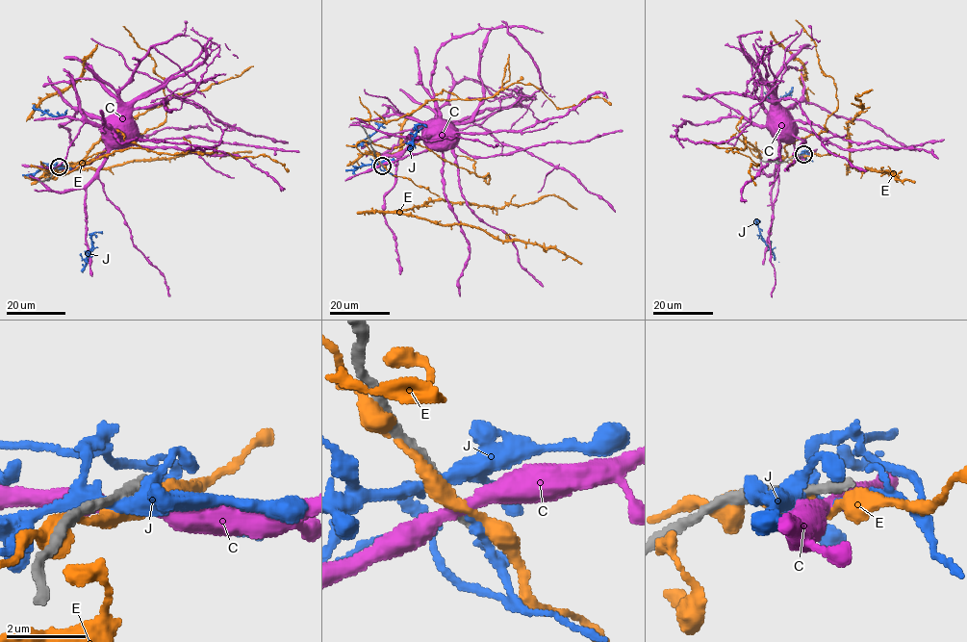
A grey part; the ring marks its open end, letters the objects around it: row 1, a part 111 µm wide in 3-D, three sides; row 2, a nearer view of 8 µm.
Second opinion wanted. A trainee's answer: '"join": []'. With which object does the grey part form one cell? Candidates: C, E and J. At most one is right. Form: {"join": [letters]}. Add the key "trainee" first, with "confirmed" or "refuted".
{"trainee": "confirmed", "join": []}

